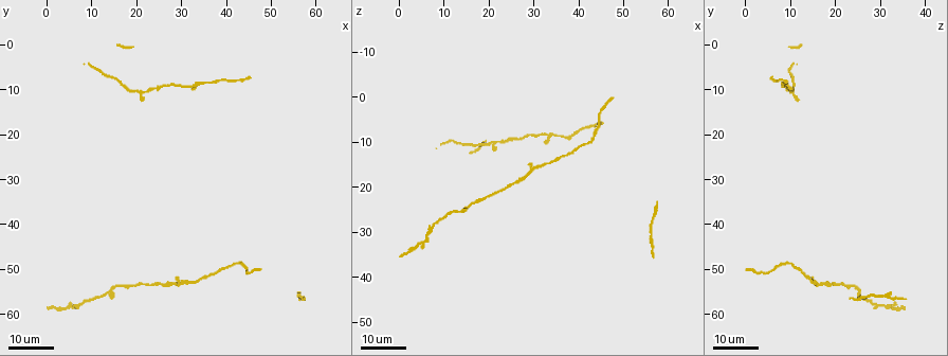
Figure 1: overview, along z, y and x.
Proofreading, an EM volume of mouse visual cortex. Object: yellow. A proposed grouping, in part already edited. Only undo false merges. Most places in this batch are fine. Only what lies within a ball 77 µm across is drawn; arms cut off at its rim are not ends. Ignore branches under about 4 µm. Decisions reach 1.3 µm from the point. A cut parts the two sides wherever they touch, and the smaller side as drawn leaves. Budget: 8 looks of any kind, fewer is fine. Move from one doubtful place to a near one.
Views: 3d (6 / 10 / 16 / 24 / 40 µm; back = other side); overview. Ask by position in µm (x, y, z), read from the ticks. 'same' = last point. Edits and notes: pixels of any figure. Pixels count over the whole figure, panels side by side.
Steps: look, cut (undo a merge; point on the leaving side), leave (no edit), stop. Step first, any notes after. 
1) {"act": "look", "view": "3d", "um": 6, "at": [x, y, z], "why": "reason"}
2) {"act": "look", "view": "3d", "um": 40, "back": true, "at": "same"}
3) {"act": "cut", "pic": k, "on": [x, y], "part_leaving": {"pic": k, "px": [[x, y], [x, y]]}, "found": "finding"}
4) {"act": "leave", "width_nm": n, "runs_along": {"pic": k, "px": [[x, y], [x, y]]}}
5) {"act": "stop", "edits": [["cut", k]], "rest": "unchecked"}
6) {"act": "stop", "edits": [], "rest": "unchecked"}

{"act": "look", "view": "3d", "um": 24, "at": [29.0, 53.5, 15.5], "why": "three arms meet"}

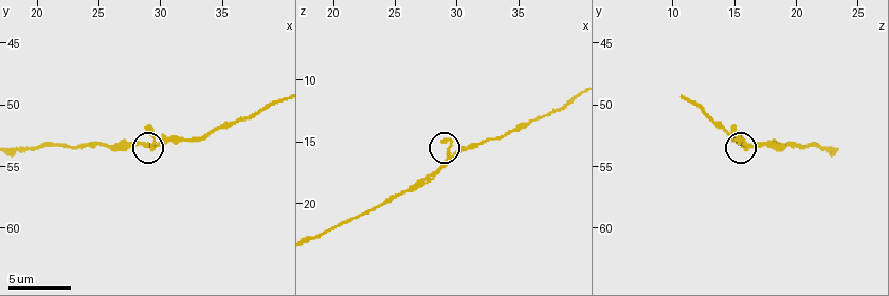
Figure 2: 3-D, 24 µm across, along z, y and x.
{"act": "look", "view": "3d", "um": 6, "at": [29.4, 53.0, 15.2], "why": "closer look"}

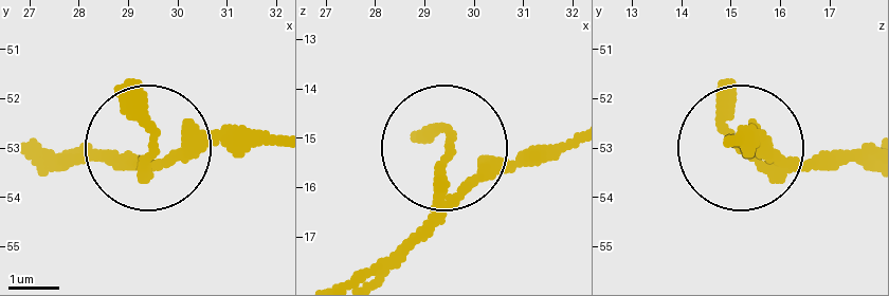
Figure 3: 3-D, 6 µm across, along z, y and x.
{"act": "look", "view": "3d", "um": 6, "back": true, "at": [29.50, 53.10, 15.25], "why": "other side"}

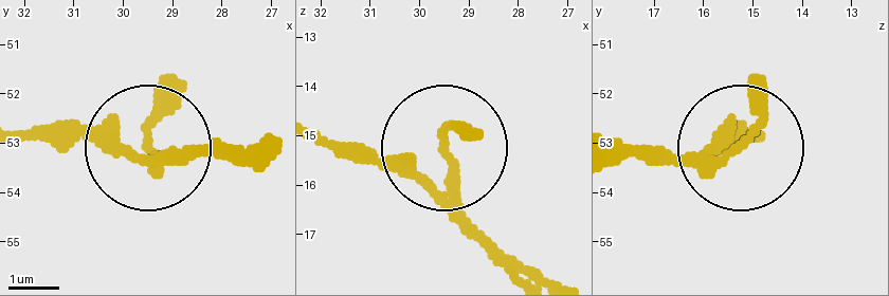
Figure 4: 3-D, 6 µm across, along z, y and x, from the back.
{"act": "leave", "side_arm_um": 58, "arms": 3, "found": "all the same cell"}

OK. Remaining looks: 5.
{"act": "look", "view": "3d", "um": 16, "at": [5.0, 58.0, 32.0], "why": "three arms meet"}

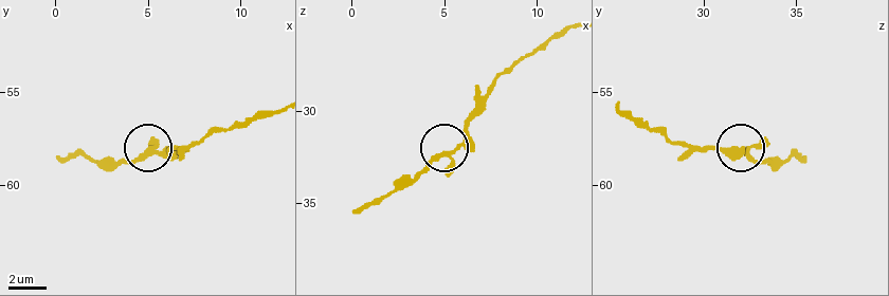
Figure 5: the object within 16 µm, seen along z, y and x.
{"act": "look", "view": "3d", "um": 6, "at": [5.0, 58.2, 32.3]}

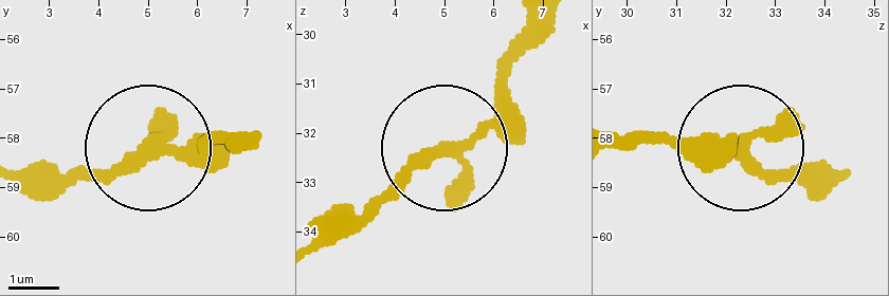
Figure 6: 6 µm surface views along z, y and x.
{"act": "leave", "runs_along": {"pic": 6, "px": [[257, 130], [160, 143], [51, 189]]}, "found": "continuous, no second cell"}

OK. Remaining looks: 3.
{"act": "look", "view": "3d", "um": 16, "at": [14.0, 54.5, 25.5], "why": "calibre changes"}

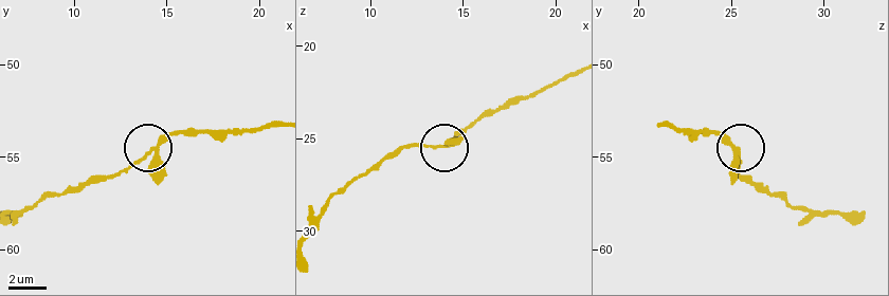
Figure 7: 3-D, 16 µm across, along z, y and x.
{"act": "look", "view": "3d", "um": 6, "at": [14.4, 54.6, 25.2], "why": "closer look"}

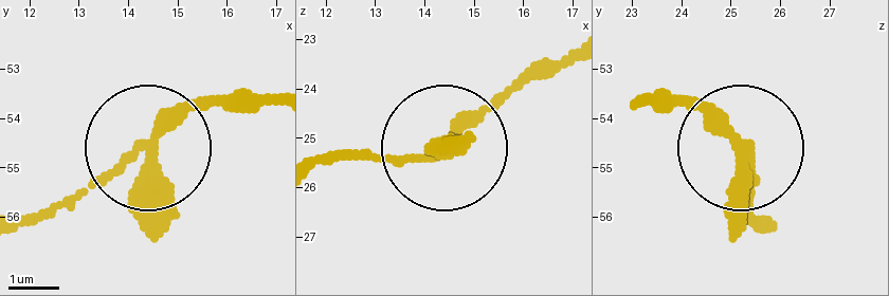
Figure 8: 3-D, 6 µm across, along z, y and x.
{"act": "leave", "runs_along": {"pic": 8, "px": [[277, 93], [201, 97], [54, 216]]}, "found": "all the same cell"}

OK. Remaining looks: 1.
{"act": "stop", "edits": [], "rest": "unchecked"}

